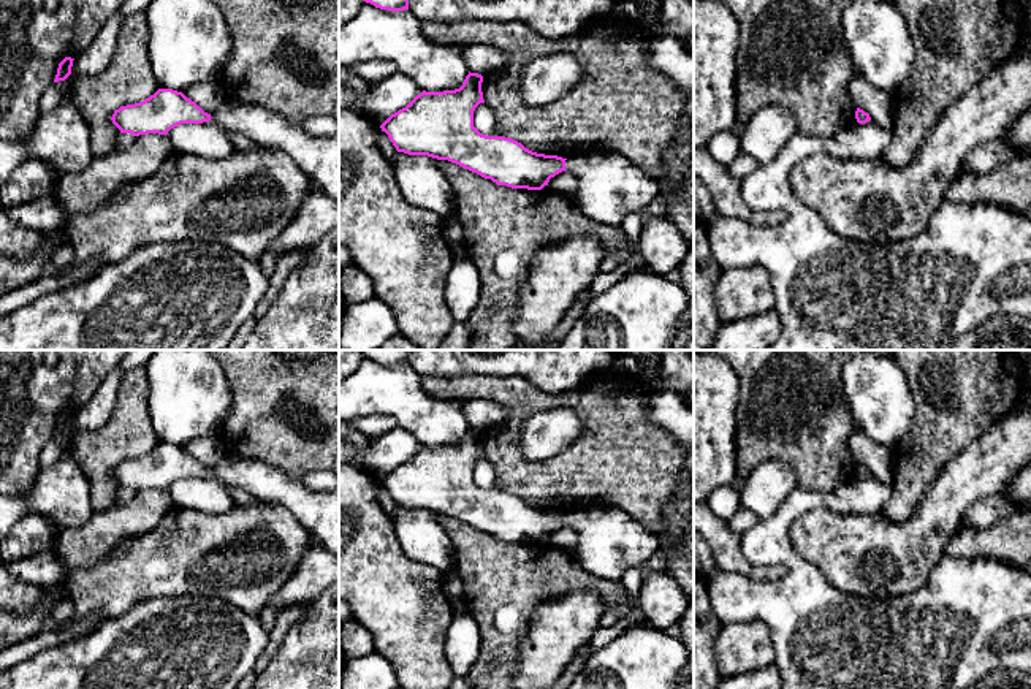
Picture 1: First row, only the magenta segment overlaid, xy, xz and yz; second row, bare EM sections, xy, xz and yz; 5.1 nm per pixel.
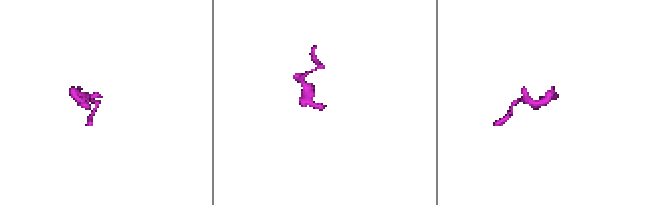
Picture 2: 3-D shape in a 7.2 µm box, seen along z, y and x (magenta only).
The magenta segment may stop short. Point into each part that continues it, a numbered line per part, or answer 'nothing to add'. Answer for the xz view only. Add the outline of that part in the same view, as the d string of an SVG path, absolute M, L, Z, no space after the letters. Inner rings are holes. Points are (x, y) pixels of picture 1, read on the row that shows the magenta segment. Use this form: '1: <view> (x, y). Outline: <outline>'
1: xz (610, 187). Outline: M589 154L565 160L565 169L578 179L575 200L584 215L621 230L622 220L638 209L654 209L660 184L618 154Z

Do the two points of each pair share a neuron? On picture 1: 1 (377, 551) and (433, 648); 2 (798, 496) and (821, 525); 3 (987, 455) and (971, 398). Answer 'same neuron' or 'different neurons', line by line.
1: same neuron
2: different neurons
3: different neurons

